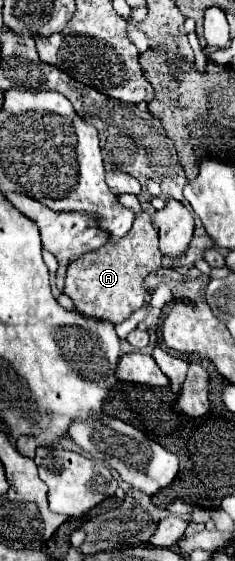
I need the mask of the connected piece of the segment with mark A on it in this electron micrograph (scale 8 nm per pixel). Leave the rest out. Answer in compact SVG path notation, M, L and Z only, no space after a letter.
M142 211L136 215L130 233L118 245L106 243L104 247L88 251L70 261L64 293L74 301L76 309L82 315L122 323L144 305L148 293L144 287L144 277L150 271L156 271L160 267L160 261L162 253L158 249L158 233L152 225L150 215Z

